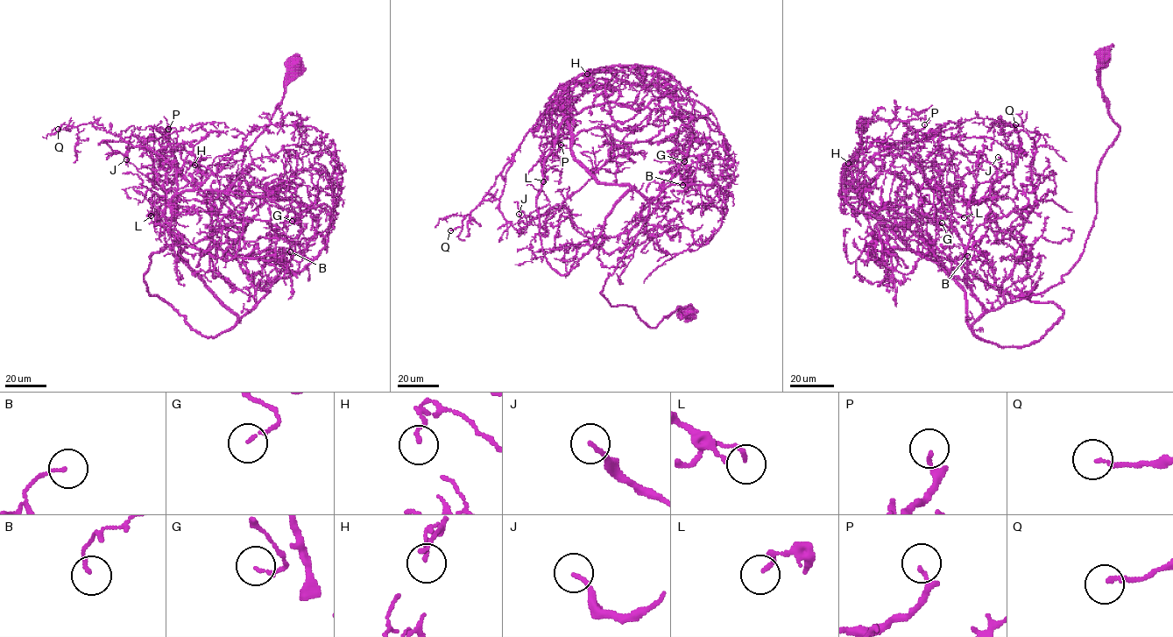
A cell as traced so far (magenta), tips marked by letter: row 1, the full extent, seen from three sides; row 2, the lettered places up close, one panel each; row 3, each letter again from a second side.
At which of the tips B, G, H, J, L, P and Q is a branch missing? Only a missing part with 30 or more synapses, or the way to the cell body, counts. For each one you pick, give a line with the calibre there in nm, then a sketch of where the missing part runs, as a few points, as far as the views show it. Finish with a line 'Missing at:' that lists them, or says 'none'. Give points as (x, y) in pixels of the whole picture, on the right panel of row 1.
P: Thickness 100 nm. Course of what is missing: (924, 124), (934, 116), (947, 114), (957, 101), (972, 93), (977, 83)
Missing at: P

